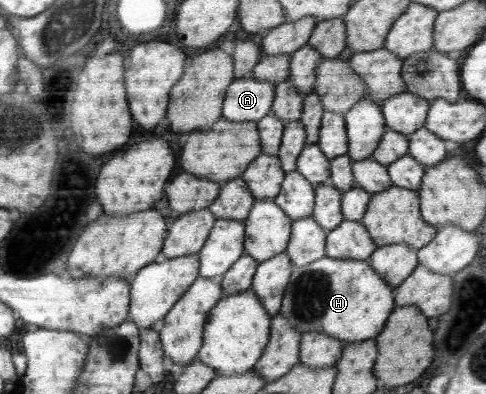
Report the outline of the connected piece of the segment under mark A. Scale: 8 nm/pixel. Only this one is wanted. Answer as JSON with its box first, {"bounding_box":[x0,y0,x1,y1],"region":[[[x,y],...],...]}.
{"bounding_box":[222,76,275,123],"region":[[[252,76],[233,80],[223,100],[222,118],[236,123],[264,119],[274,106],[275,86]]]}

